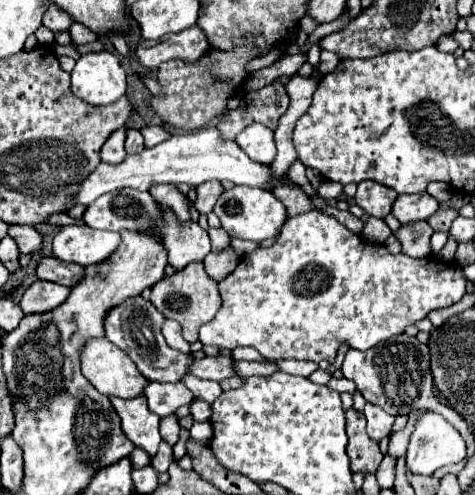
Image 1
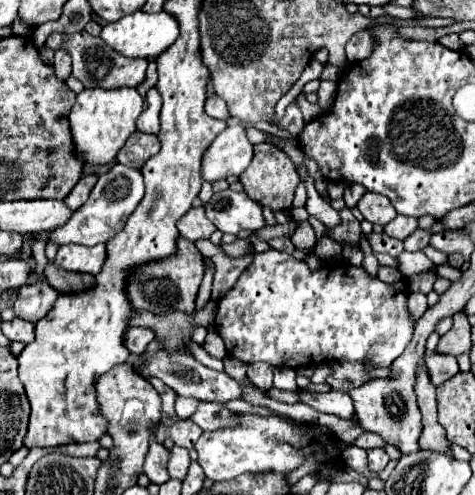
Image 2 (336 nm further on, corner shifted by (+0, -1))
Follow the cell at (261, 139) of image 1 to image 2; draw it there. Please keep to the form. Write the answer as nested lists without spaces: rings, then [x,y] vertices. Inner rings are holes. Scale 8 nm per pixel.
[[[236,123],[216,135],[210,149],[204,155],[202,177],[204,181],[226,179],[228,175],[238,177],[252,161],[252,143],[246,137],[246,129]]]

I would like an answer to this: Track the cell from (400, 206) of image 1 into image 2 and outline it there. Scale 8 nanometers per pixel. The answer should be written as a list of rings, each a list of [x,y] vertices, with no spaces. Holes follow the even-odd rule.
[[[398,215],[394,221],[390,221],[384,231],[386,235],[390,237],[396,237],[396,239],[406,239],[410,233],[414,233],[418,227],[418,219],[416,217],[406,217],[406,215]]]

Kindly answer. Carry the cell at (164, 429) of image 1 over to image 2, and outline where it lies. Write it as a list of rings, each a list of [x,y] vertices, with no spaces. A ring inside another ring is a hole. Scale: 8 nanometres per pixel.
[[[178,445],[168,449],[168,473],[170,473],[170,477],[184,479],[186,471],[188,471],[188,465],[190,465],[188,449],[178,447]]]

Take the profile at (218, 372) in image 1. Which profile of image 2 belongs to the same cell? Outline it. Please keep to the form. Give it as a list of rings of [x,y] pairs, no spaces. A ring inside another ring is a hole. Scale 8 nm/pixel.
[[[296,389],[300,403],[306,403],[322,413],[332,413],[342,419],[352,419],[354,405],[350,403],[350,395],[342,391],[328,391],[328,393],[312,393],[306,389]]]

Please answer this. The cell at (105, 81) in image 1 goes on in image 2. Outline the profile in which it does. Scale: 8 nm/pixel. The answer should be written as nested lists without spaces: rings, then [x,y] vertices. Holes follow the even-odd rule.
[[[116,87],[116,89],[84,89],[70,111],[70,129],[74,139],[74,151],[82,153],[88,163],[108,163],[116,159],[116,153],[124,141],[136,131],[136,119],[144,109],[144,97],[136,87]]]

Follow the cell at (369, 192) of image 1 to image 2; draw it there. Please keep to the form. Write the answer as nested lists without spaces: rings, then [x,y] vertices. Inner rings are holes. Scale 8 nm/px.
[[[366,191],[362,195],[362,199],[358,201],[358,209],[364,215],[364,219],[370,223],[386,225],[396,217],[396,209],[392,207],[390,199],[386,199],[384,195],[378,195],[378,193],[370,193],[370,191]]]

